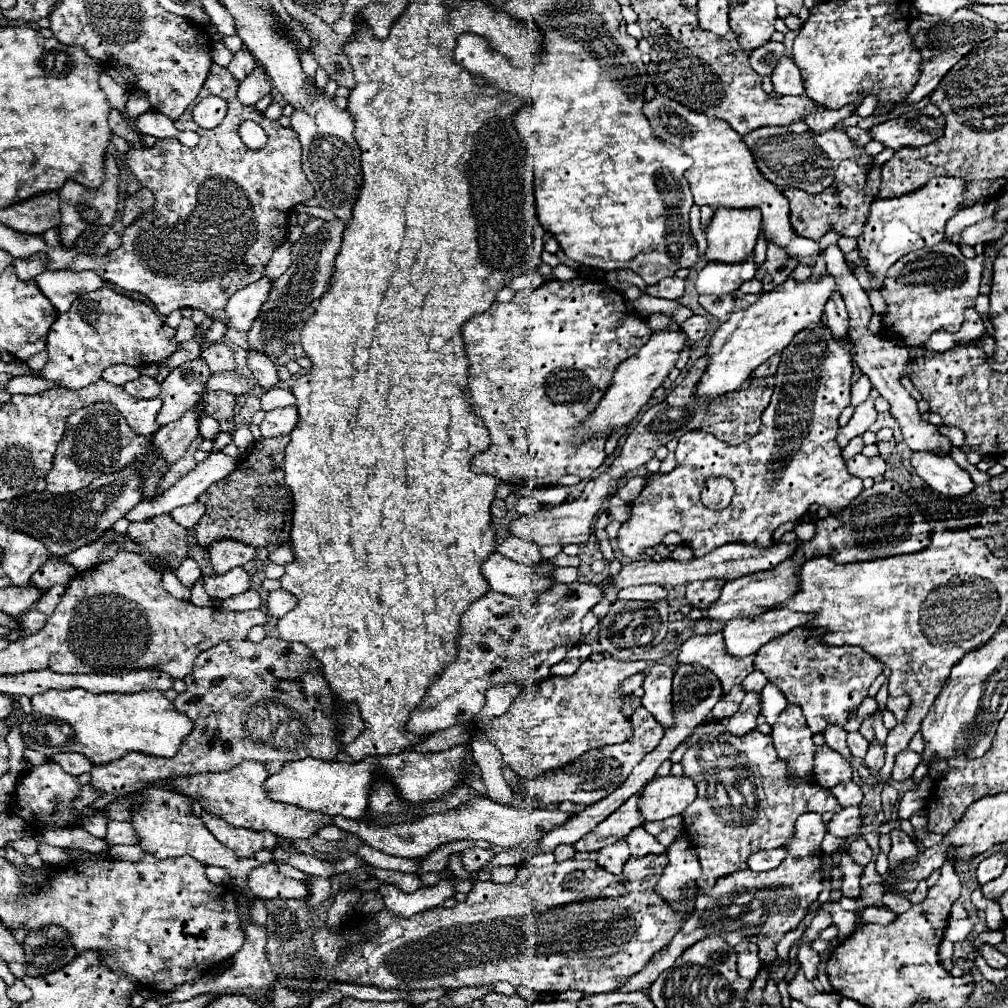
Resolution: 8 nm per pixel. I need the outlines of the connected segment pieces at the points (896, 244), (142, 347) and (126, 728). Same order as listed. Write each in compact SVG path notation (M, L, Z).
M933 177L921 189L907 193L905 197L895 199L875 199L869 209L869 221L865 225L865 233L857 239L863 257L869 263L871 285L879 289L885 281L887 269L899 261L909 251L917 251L923 247L931 247L943 241L947 221L961 209L965 201L967 183L955 177Z
M103 287L79 297L69 313L57 315L47 335L49 361L41 377L57 381L67 389L81 389L83 385L99 381L103 369L111 365L141 367L159 363L171 357L177 347L175 329L169 329L149 305Z
M49 689L33 697L31 705L33 705L33 713L21 725L23 741L29 749L39 751L47 757L59 751L75 751L75 753L89 757L93 765L113 763L131 751L153 755L153 757L173 757L179 751L185 737L193 731L191 719L185 713L177 711L175 705L161 691L141 691L133 695L115 695L115 693L113 695L107 695L107 693L93 695L85 689L83 691L81 689L69 689L69 691Z

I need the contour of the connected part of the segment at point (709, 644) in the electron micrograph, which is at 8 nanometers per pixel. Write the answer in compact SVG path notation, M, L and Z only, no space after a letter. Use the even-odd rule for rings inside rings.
M721 633L713 635L693 635L679 649L679 663L705 665L723 683L725 693L739 685L751 671L755 655L733 657L725 651L725 641Z

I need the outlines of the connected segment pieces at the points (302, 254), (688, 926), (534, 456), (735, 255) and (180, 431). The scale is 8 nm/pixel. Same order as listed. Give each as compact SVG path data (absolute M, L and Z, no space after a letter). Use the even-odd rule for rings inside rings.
M311 217L307 225L303 227L303 235L297 243L293 243L293 261L289 269L273 281L273 293L269 295L269 301L263 305L259 317L255 319L251 331L249 331L249 345L251 349L257 349L265 355L279 355L285 351L285 333L301 323L301 311L317 301L325 291L331 289L331 279L335 271L335 257L339 253L345 221L331 219L323 221L317 217Z
M805 813L797 819L797 829L793 835L793 841L785 845L789 849L789 857L785 861L767 873L747 873L737 871L729 877L723 877L717 881L717 885L709 893L701 893L695 901L695 913L683 923L683 927L677 931L677 935L671 939L669 947L661 949L641 973L633 975L629 979L629 985L625 989L619 989L621 993L627 991L641 991L649 987L665 969L673 965L673 961L693 943L701 941L709 935L719 935L729 941L729 945L737 945L741 941L751 941L759 947L759 955L763 963L771 963L777 957L777 943L783 939L785 933L797 929L803 921L803 917L809 913L809 905L817 901L819 893L823 891L821 885L821 841L825 837L827 829L821 815L817 813ZM765 889L781 889L781 891L765 891Z
M575 277L571 281L545 281L539 289L517 291L511 301L495 301L489 311L471 317L463 325L465 353L469 359L469 395L471 405L483 425L489 429L491 445L485 453L471 461L473 473L487 473L503 483L523 485L531 479L543 479L555 485L563 475L591 477L605 459L603 433L583 437L583 451L569 445L577 427L597 409L607 387L611 385L615 367L633 357L651 337L645 319L625 315L625 299L607 283Z
M717 209L709 223L707 261L745 261L751 257L761 231L759 209Z
M201 407L185 413L175 423L169 423L169 425L161 427L151 437L153 443L157 445L161 457L165 457L165 461L175 463L177 459L181 459L185 455L185 451L191 445L191 441L199 435L199 429L197 429L199 415L201 415Z

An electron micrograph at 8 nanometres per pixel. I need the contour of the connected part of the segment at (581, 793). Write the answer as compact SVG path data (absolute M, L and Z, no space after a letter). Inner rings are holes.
M639 707L633 713L631 723L633 723L631 741L621 743L621 745L605 745L599 749L591 749L557 771L543 773L533 779L521 779L523 795L545 807L559 805L563 801L571 801L577 805L591 805L591 803L605 799L609 793L613 793L617 787L621 787L621 783L629 777L631 769L659 745L663 733L665 733L665 729L661 725L657 725L653 715L645 707Z

